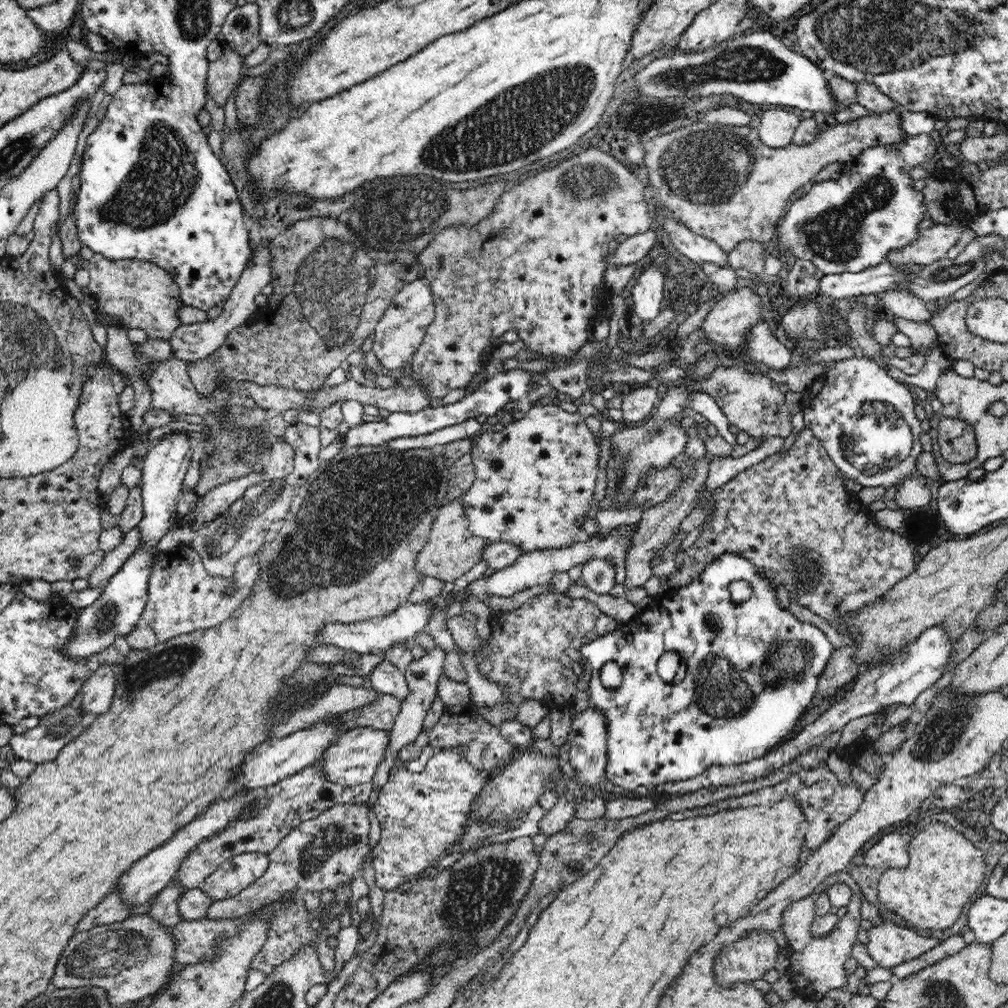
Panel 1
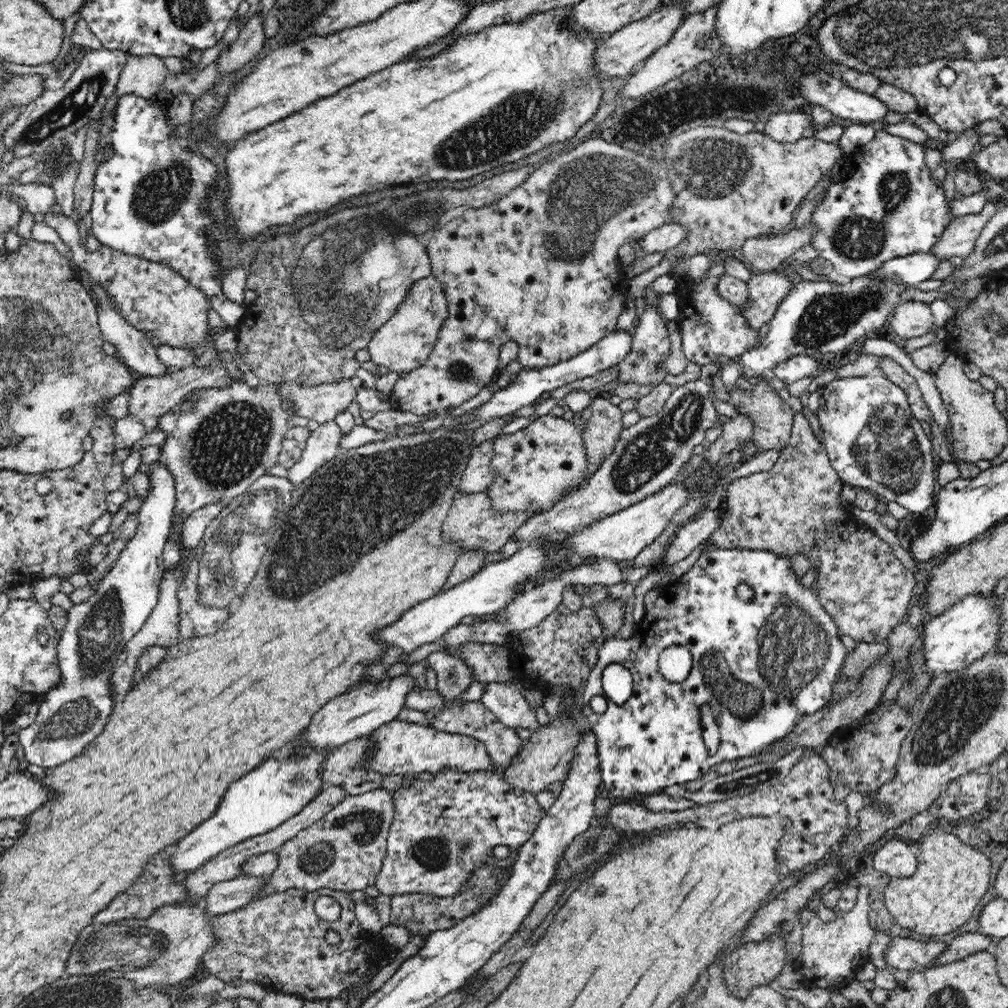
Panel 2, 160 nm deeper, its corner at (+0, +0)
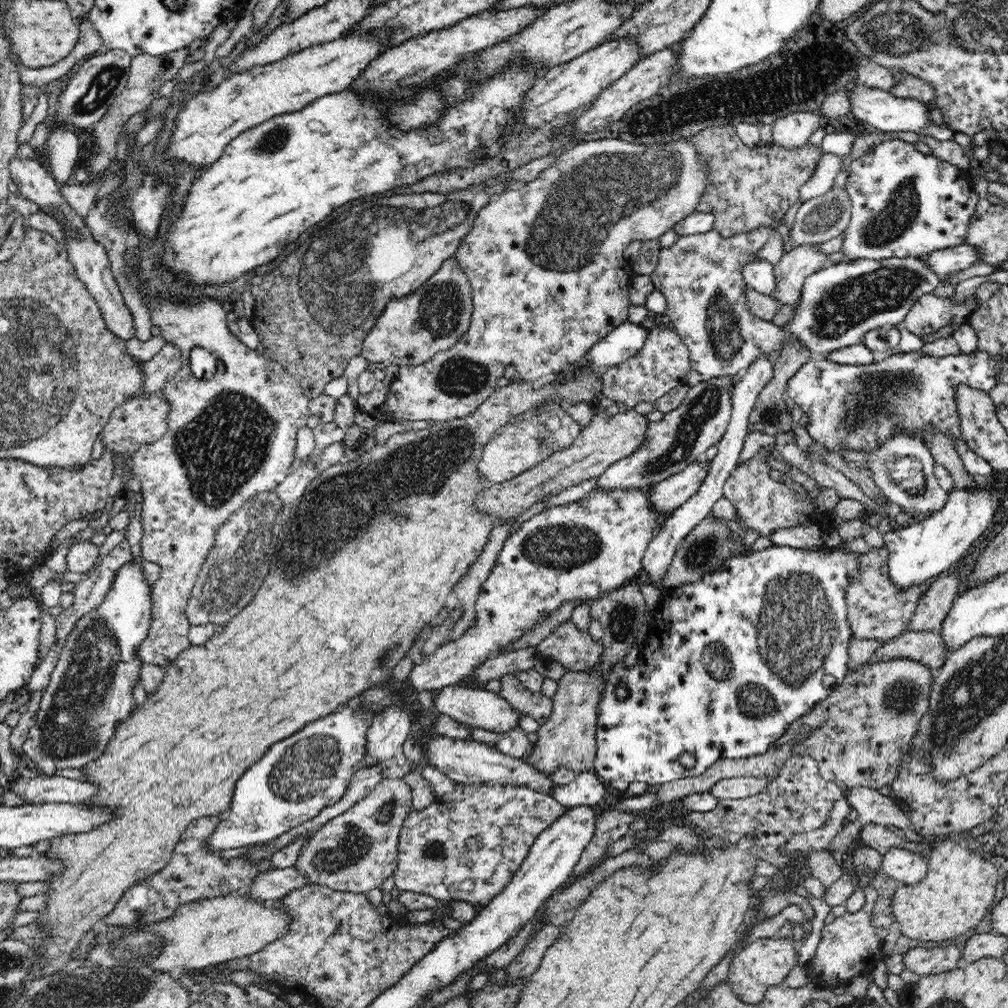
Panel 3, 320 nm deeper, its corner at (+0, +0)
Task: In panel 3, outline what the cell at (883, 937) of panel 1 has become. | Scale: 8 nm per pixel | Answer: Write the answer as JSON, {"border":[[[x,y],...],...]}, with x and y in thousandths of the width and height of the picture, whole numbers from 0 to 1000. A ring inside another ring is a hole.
{"border":[[[948,938],[940,940],[905,940],[897,947],[898,960],[914,969],[943,963],[955,957],[955,944]]]}

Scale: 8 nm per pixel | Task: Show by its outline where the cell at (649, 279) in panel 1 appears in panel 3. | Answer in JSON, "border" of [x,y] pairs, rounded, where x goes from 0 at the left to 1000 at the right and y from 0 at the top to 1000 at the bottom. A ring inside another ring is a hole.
{"border":[[[646,326],[641,341],[627,356],[600,367],[597,393],[605,395],[619,408],[629,406],[635,399],[649,400],[671,384],[681,382],[686,361],[685,348],[669,327]]]}

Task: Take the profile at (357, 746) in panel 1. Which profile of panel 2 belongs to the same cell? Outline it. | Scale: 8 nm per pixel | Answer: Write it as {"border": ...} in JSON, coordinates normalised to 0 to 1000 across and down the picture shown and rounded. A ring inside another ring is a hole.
{"border":[[[399,714],[380,718],[368,726],[374,734],[374,745],[364,754],[364,760],[383,769],[415,770],[418,766],[436,767],[438,763],[450,763],[456,767],[499,765],[491,760],[482,739],[468,731],[435,725],[430,720]]]}

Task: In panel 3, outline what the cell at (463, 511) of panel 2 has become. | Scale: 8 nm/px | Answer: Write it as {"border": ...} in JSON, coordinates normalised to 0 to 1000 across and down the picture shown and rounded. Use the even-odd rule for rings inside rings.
{"border":[[[591,406],[586,420],[576,427],[575,433],[565,444],[560,444],[558,448],[547,450],[542,456],[506,476],[486,480],[472,493],[471,502],[491,512],[493,518],[496,516],[502,518],[504,514],[512,514],[514,510],[518,510],[520,506],[536,498],[540,492],[552,490],[563,482],[595,472],[612,456],[617,456],[635,444],[639,444],[643,438],[645,420],[646,418],[641,413],[629,406],[615,407],[608,414],[601,414],[597,407]]]}

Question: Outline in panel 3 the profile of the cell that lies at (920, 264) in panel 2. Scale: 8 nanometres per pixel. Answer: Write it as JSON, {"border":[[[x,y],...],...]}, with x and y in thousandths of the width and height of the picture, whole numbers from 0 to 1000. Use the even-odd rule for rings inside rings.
{"border":[[[959,240],[952,242],[952,244],[938,246],[920,253],[922,264],[934,275],[946,270],[946,268],[950,270],[958,268],[958,266],[962,266],[962,264],[972,259],[975,259],[973,258],[973,248]]]}

